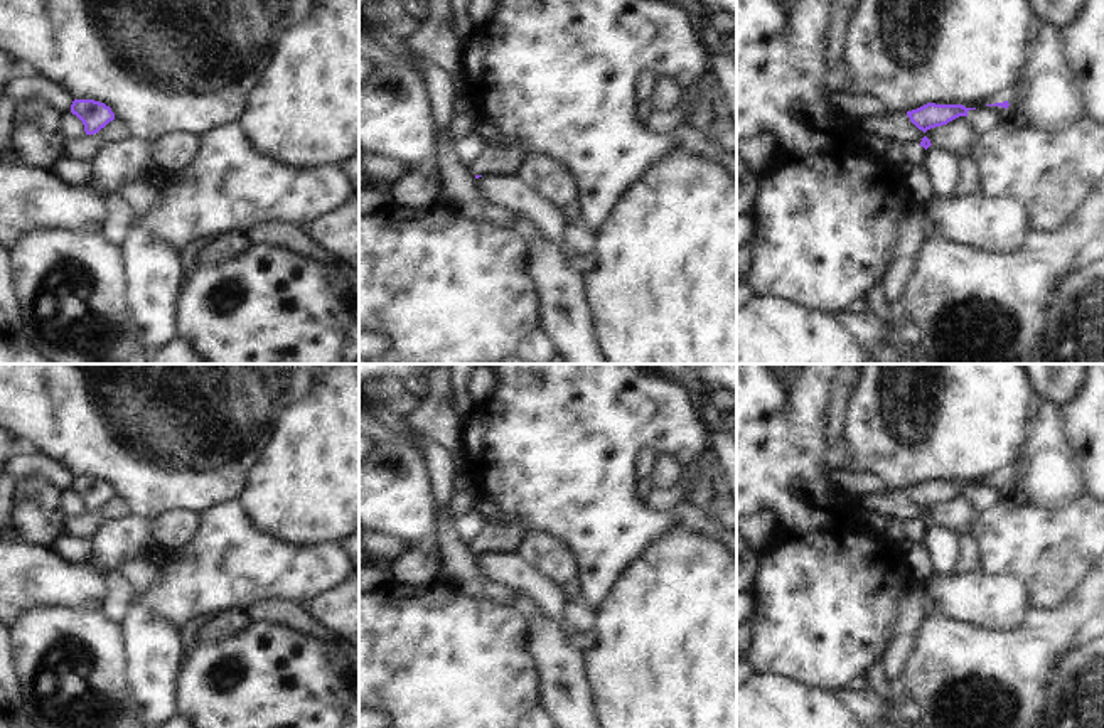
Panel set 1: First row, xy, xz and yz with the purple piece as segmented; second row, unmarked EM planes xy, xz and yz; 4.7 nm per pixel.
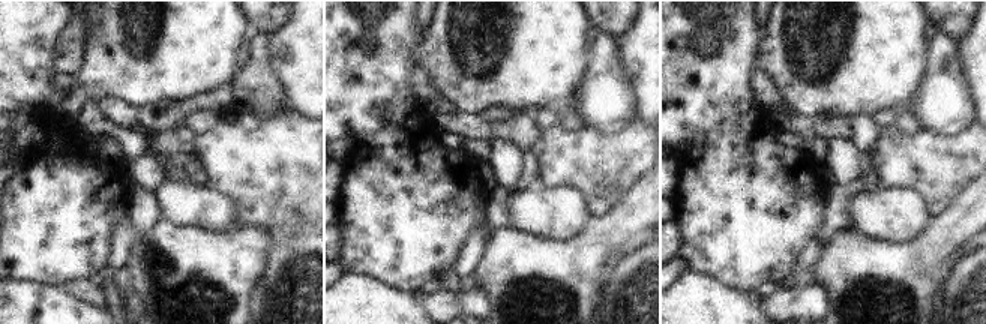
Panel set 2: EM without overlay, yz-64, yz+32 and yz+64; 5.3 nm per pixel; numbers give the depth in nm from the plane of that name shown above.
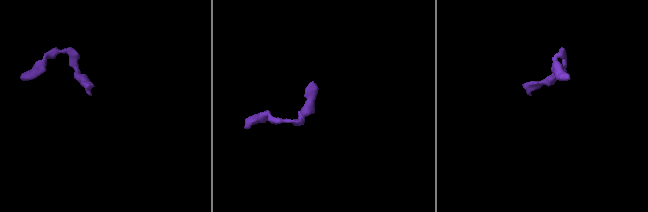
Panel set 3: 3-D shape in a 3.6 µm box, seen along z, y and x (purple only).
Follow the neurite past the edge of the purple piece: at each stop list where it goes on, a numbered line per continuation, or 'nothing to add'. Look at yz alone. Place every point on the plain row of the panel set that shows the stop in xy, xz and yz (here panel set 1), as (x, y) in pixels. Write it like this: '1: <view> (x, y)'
1: yz (943, 543)

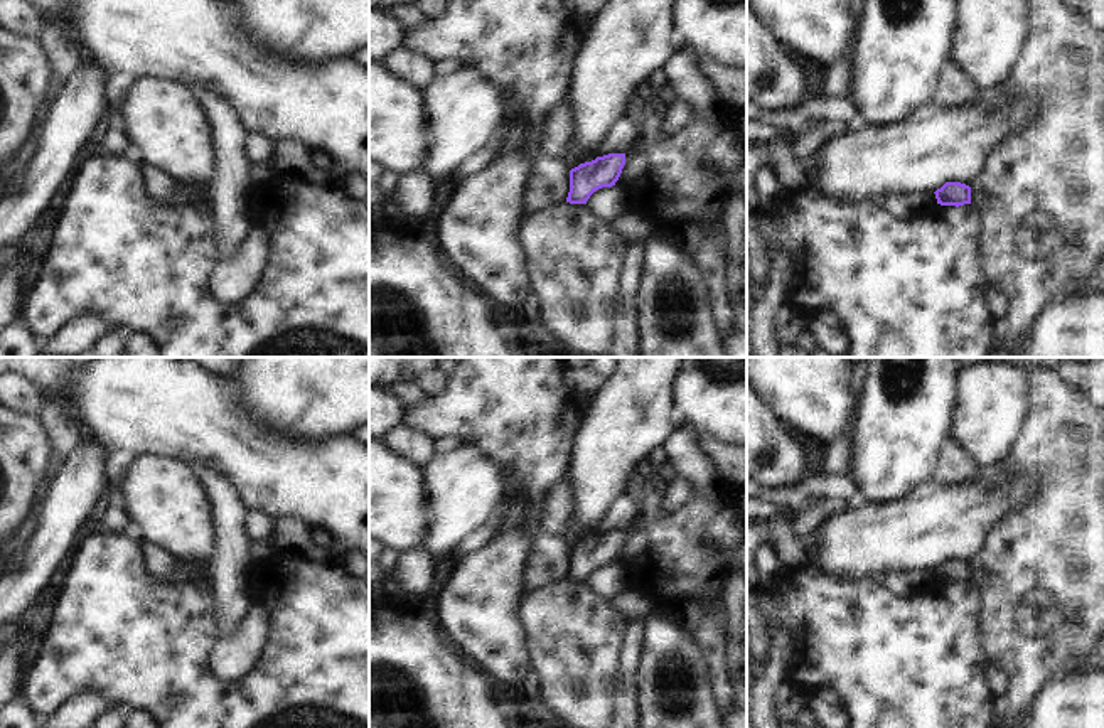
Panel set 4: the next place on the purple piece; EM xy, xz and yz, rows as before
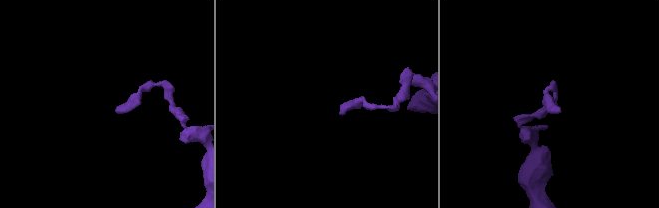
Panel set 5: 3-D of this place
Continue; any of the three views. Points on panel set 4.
nothing to add

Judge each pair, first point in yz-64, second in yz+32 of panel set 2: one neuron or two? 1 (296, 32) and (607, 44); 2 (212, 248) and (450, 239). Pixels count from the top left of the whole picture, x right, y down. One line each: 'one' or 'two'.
1: two
2: two

